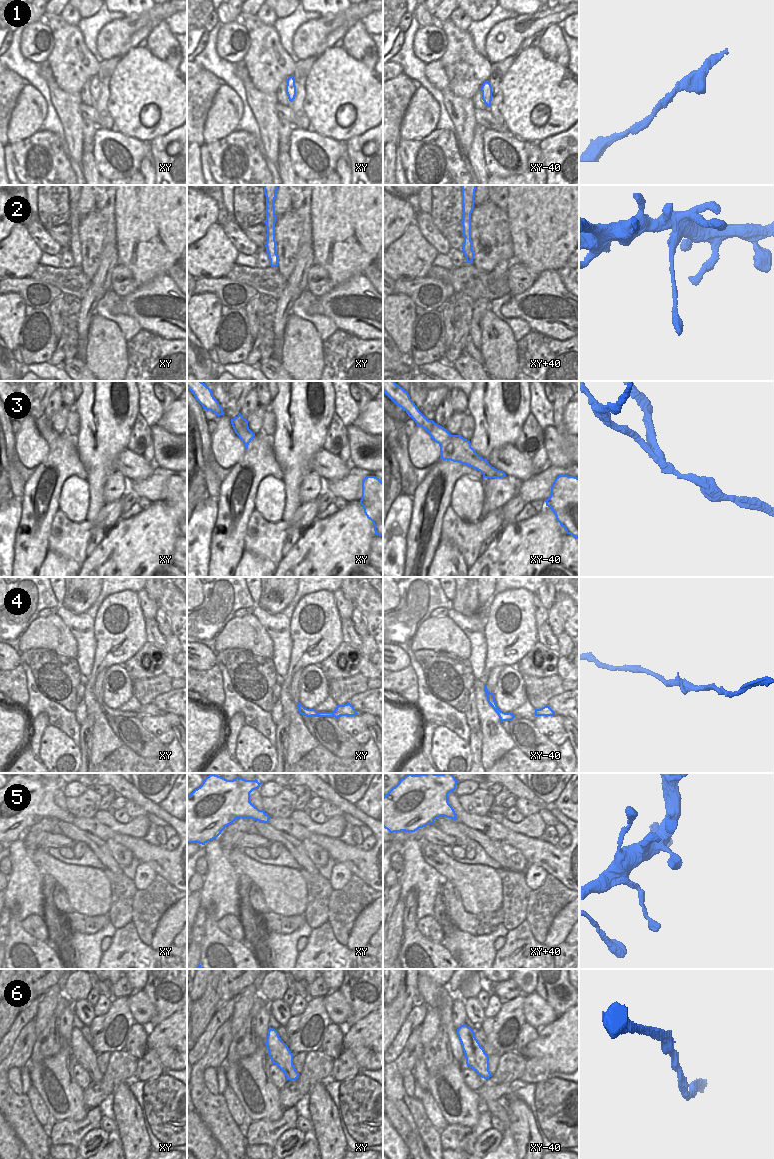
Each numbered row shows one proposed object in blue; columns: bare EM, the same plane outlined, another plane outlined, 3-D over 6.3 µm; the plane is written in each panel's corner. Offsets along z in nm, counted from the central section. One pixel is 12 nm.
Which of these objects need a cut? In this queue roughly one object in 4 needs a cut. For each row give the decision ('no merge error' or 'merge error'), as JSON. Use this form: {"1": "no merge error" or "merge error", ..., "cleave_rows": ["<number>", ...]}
{"1": "no merge error", "2": "merge error", "3": "merge error", "4": "no merge error", "5": "no merge error", "6": "no merge error", "cleave_rows": ["2", "3"]}

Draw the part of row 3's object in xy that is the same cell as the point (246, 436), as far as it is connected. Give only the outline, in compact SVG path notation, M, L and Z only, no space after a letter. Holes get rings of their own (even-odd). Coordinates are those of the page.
M250 429L247 431L237 431L237 430L234 431L239 436L241 441L244 443L244 446L247 450L248 445L251 442L251 440L254 438L255 434Z

